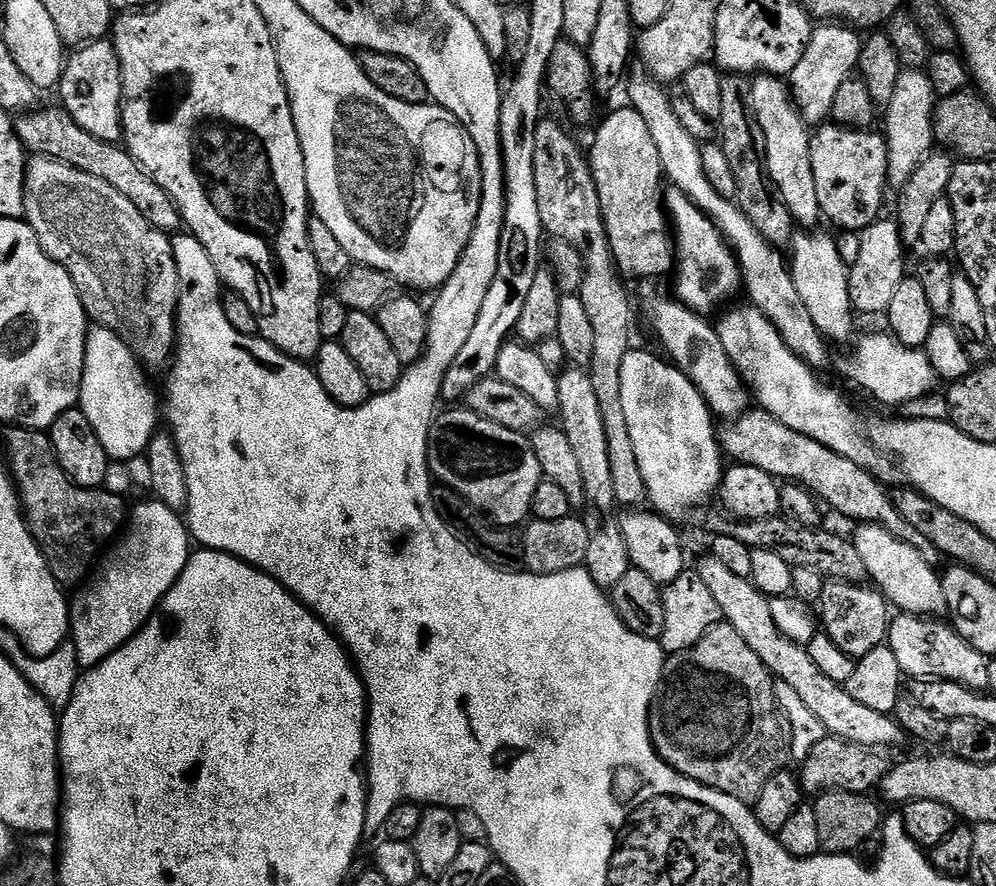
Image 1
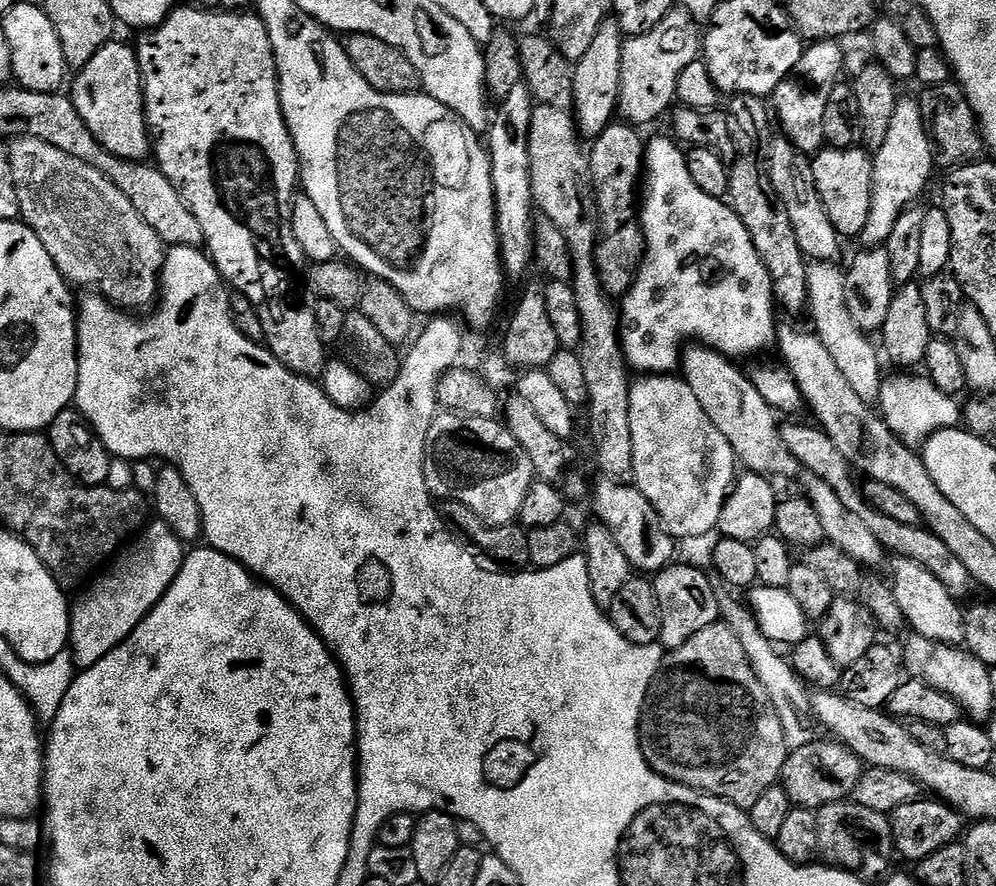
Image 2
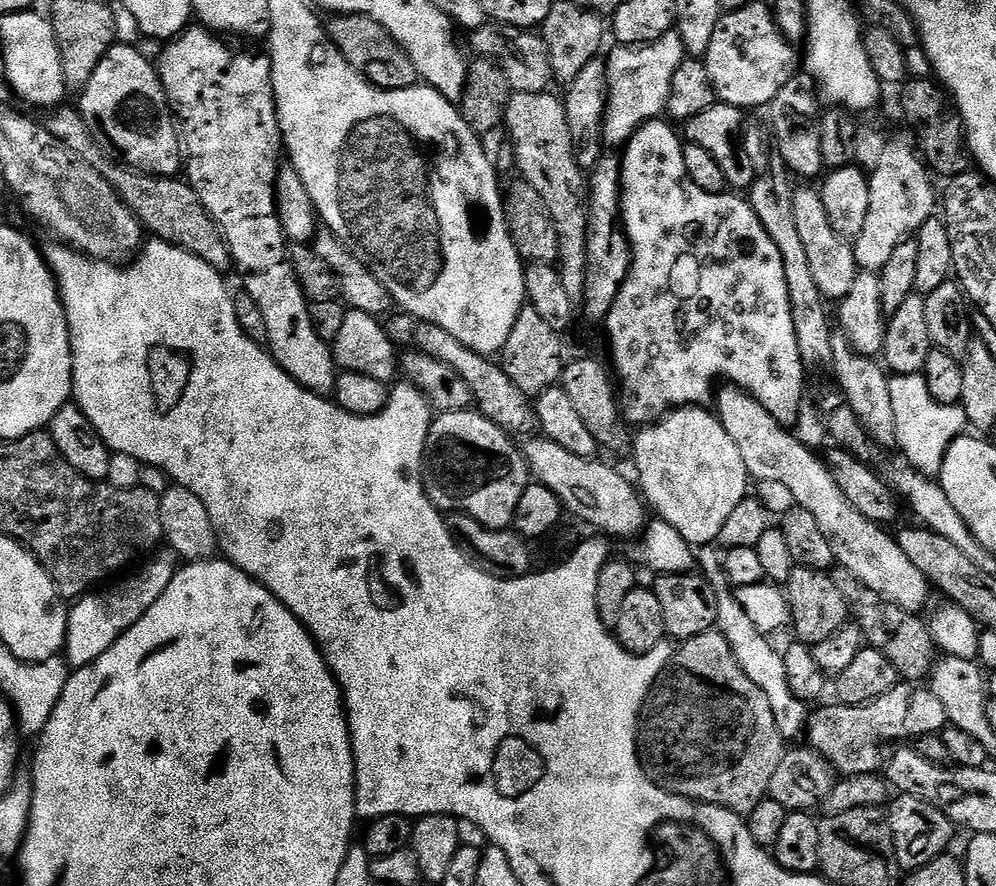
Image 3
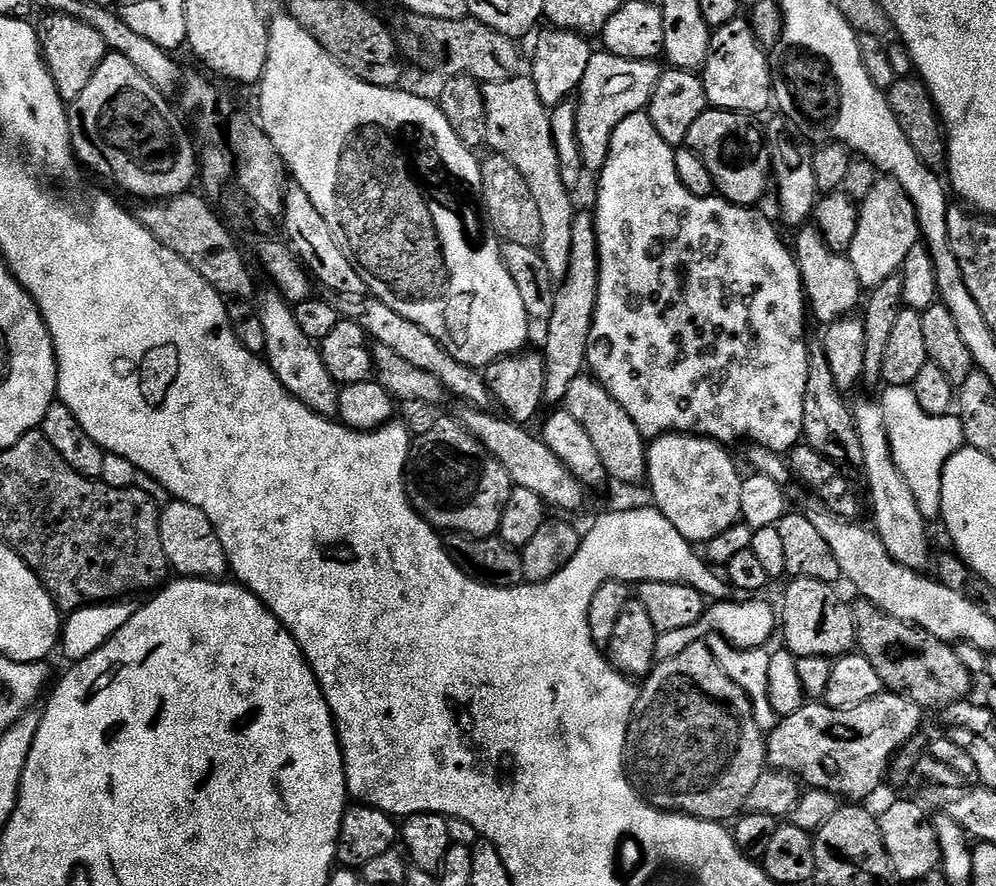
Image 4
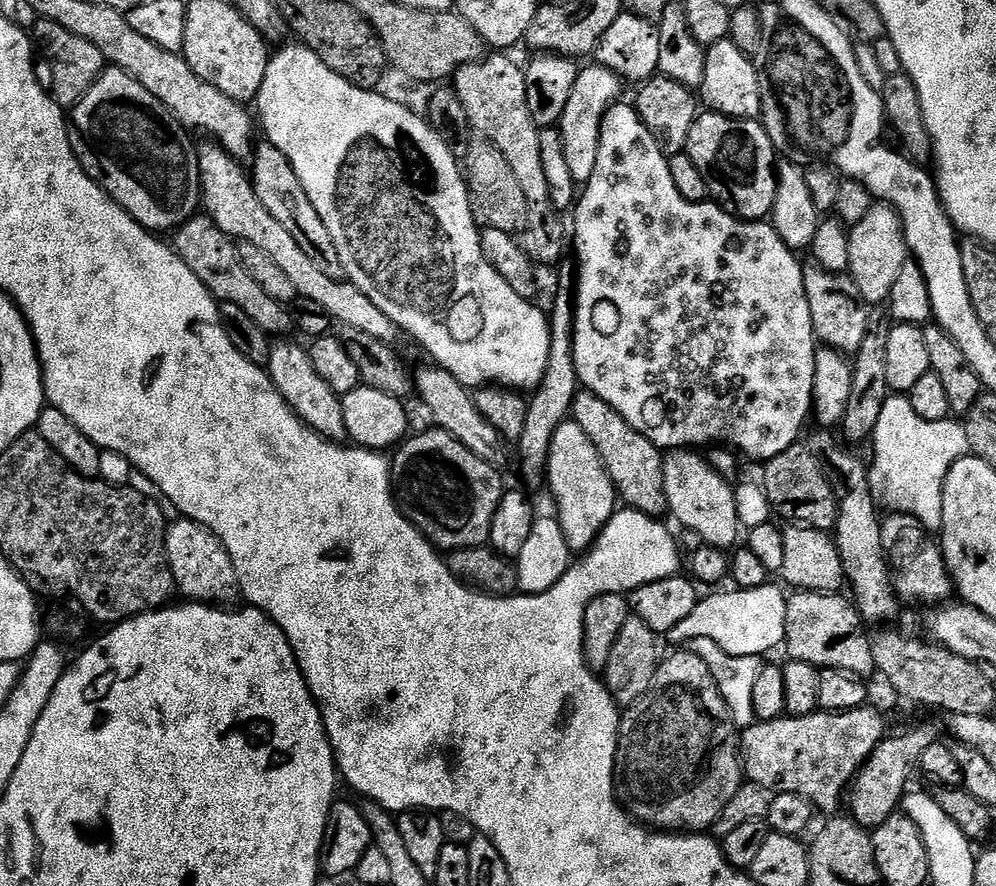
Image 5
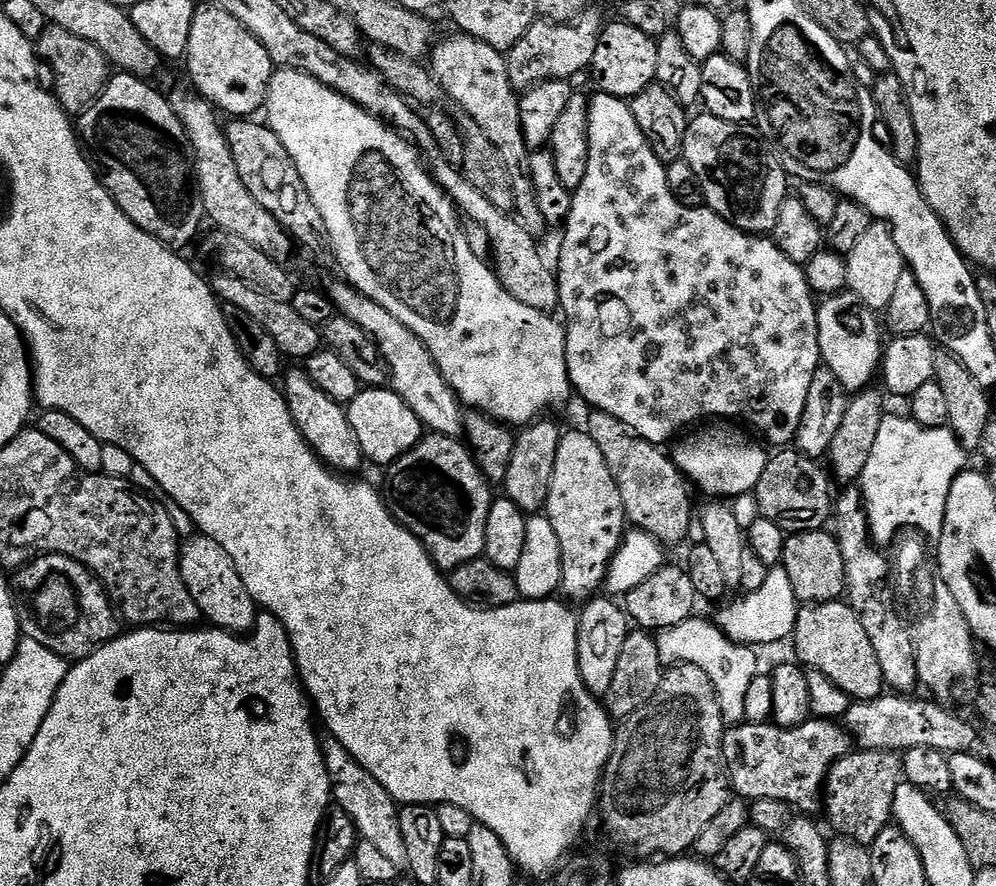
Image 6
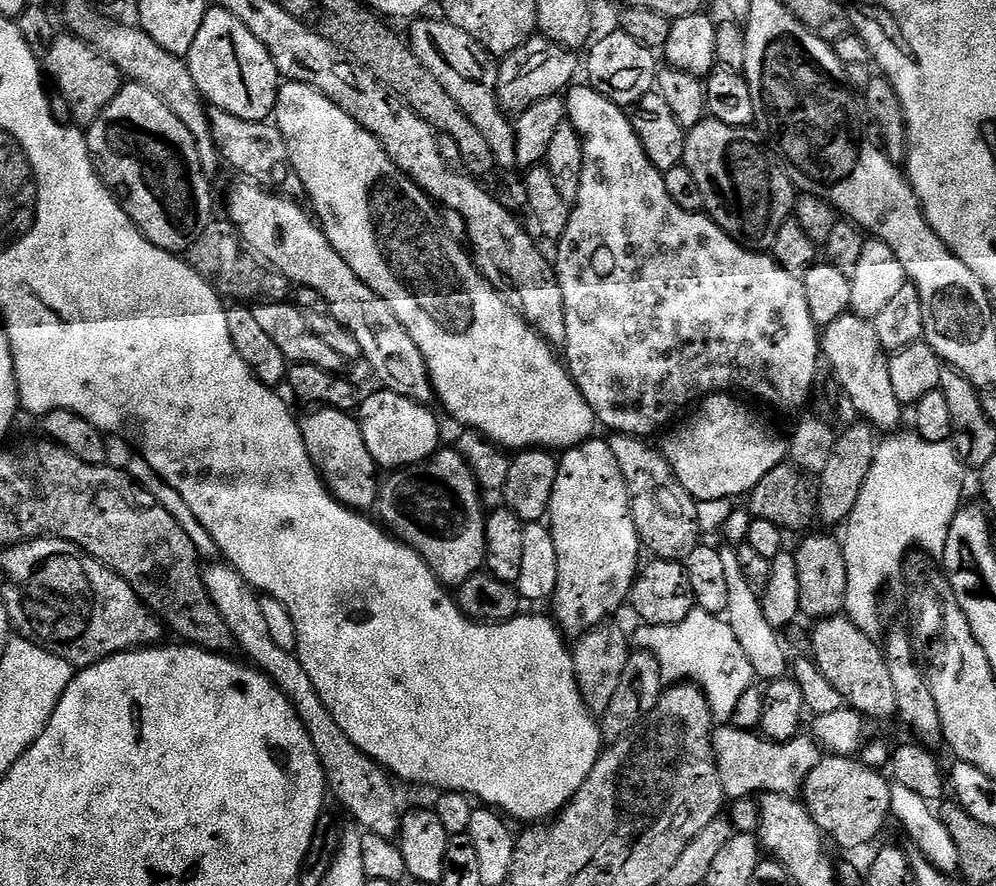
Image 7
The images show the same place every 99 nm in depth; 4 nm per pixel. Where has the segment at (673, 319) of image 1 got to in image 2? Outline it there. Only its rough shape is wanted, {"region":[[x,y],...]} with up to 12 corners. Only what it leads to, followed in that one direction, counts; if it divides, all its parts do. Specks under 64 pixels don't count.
{"region":[[713,348],[682,379],[749,472],[796,476],[776,409]]}

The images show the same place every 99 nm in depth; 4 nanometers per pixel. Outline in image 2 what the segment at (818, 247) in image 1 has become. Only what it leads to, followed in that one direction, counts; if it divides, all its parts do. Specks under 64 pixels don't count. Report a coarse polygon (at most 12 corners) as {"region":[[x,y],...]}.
{"region":[[808,266],[816,337],[868,404],[880,399],[881,353],[846,306],[845,273]]}

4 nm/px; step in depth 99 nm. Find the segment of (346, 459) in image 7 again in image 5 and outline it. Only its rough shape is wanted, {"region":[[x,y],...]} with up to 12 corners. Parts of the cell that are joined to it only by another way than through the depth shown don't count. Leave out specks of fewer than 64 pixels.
{"region":[[273,343],[268,377],[307,428],[347,441],[342,397],[303,343]]}

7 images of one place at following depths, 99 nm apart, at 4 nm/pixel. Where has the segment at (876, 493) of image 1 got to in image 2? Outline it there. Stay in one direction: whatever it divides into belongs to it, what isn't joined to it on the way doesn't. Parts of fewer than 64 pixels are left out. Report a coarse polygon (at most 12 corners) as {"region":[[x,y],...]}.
{"region":[[785,423],[784,445],[858,514],[885,553],[926,566],[956,600],[978,592],[970,570],[924,526],[870,504],[823,428]]}

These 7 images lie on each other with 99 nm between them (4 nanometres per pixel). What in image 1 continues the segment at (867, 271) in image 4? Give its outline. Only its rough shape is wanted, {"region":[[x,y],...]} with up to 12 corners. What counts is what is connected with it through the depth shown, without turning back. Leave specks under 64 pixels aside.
{"region":[[901,71],[886,106],[888,182],[899,190],[934,148],[927,71]]}

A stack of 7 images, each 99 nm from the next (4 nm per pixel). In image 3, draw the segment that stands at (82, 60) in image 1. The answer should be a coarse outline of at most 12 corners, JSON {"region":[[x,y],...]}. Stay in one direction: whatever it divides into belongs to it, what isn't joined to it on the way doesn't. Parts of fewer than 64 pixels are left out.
{"region":[[123,42],[79,96],[94,142],[133,172],[181,175],[157,65]]}

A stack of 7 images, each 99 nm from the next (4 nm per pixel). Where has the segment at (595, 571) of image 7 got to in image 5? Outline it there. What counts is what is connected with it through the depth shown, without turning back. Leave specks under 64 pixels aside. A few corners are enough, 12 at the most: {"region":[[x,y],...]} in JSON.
{"region":[[571,418],[550,442],[546,488],[573,554],[618,511],[594,442]]}

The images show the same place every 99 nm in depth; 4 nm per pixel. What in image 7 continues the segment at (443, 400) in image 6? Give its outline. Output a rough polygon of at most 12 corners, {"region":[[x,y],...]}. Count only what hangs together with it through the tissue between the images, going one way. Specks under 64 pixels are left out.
{"region":[[239,183],[227,219],[322,294],[387,391],[431,405],[422,352],[307,211]]}

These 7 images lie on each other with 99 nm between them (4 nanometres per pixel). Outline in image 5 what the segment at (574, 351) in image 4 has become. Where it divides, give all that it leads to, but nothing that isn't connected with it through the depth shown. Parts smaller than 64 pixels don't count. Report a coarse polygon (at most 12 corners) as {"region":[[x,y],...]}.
{"region":[[574,296],[550,311],[552,344],[518,441],[520,476],[543,489],[550,442],[581,387]]}

